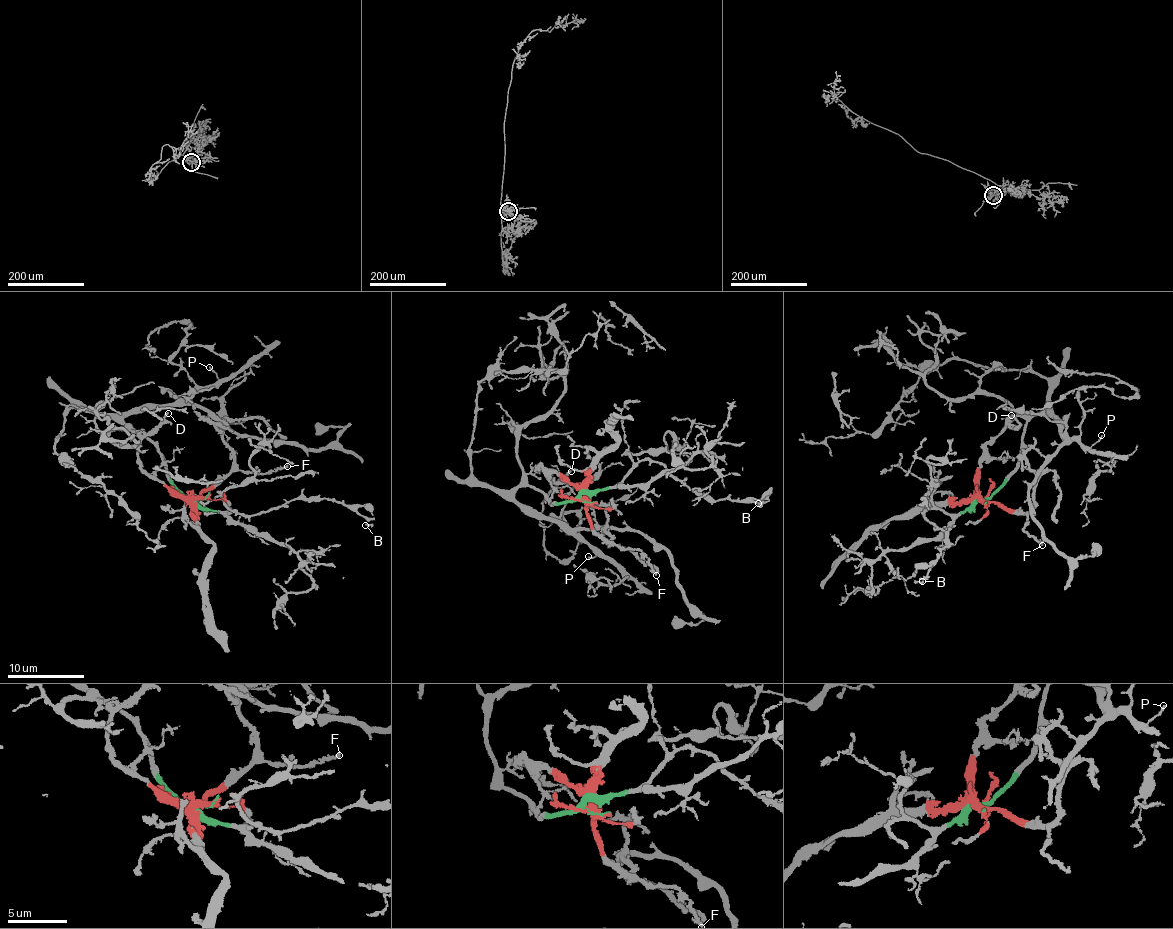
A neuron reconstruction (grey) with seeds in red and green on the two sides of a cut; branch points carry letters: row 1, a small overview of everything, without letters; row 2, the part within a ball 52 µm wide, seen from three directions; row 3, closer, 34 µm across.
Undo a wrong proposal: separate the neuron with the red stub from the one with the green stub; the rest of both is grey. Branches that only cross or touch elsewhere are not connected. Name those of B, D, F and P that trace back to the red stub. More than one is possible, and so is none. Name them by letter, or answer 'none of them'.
D, F

